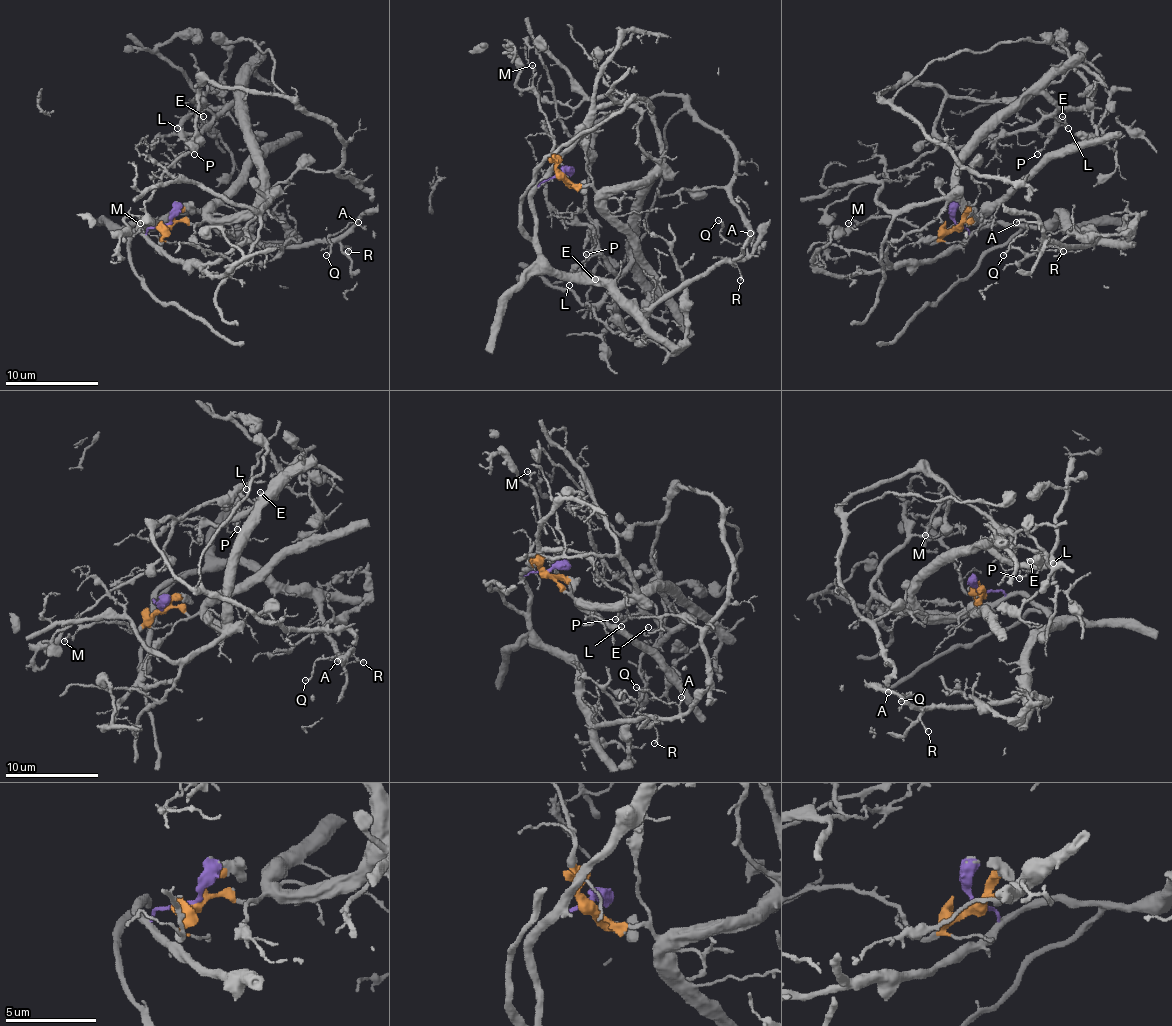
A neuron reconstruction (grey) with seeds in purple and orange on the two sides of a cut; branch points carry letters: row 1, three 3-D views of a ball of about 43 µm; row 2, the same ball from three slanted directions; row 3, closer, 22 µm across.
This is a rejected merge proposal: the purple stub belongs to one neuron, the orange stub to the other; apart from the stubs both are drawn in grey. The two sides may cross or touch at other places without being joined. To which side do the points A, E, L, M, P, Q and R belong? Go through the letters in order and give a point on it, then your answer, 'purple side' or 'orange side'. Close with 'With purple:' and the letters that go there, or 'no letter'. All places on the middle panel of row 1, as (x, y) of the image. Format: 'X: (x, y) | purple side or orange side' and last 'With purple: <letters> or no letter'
A: (750, 233) | purple side
E: (595, 279) | orange side
L: (569, 285) | orange side
M: (532, 65) | orange side
P: (586, 254) | orange side
Q: (718, 220) | purple side
R: (740, 280) | purple side
With purple: A, Q, R

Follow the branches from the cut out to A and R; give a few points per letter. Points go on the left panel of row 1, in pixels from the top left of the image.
A: (167, 224), (141, 229), (167, 217), (207, 212), (225, 231), (249, 240), (314, 245), (340, 238), (358, 222)
R: (167, 224), (141, 229), (167, 217), (207, 212), (225, 231), (249, 240), (333, 243), (349, 252)

